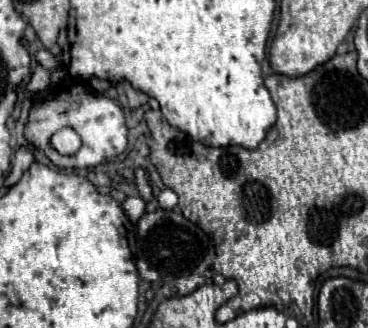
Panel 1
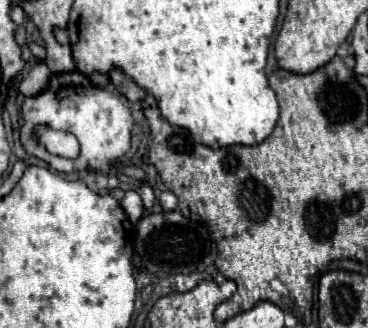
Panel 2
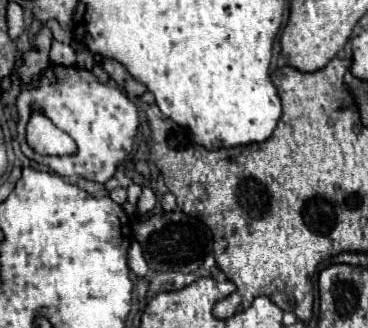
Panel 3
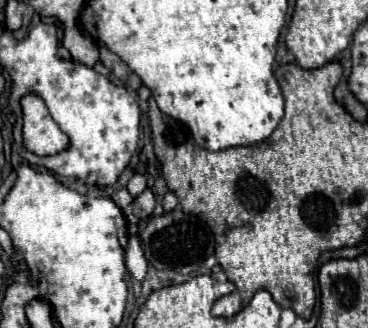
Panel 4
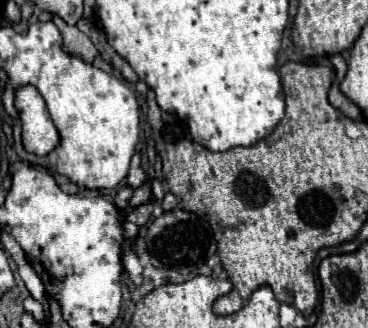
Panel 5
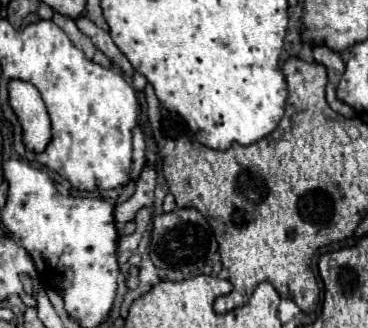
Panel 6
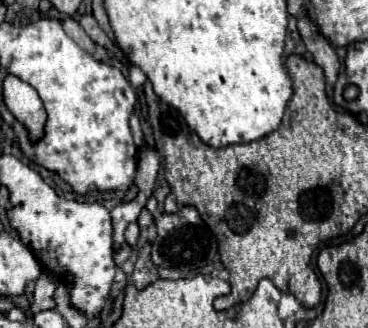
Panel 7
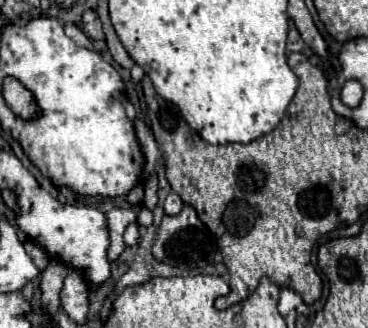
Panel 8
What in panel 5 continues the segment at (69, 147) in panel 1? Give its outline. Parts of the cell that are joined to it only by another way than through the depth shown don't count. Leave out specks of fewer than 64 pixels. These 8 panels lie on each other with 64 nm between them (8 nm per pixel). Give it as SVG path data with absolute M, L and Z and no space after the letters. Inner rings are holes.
M22 86L16 92L16 108L22 120L24 148L36 156L46 156L60 144L60 132L54 126L44 98L34 86Z

